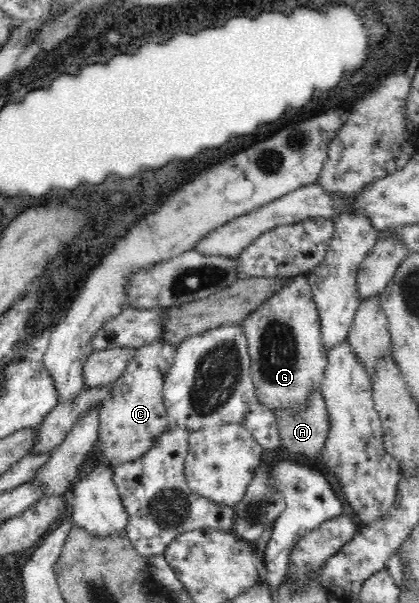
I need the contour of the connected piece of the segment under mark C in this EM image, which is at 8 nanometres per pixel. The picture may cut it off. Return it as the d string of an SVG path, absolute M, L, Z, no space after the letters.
M153 340L135 349L127 368L115 380L114 389L100 408L98 445L104 461L112 468L139 460L149 448L153 448L158 436L168 427L167 409L163 404L163 386L171 370L176 346L169 342Z

